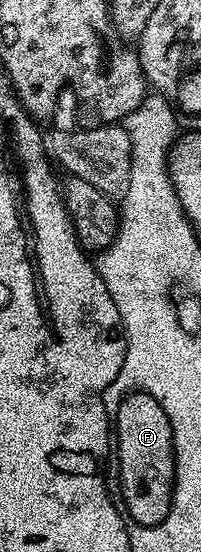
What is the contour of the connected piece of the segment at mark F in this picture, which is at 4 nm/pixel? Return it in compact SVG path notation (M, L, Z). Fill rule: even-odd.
M147 392L127 393L114 414L114 440L127 517L134 524L159 525L171 509L175 476L174 435L160 402Z

